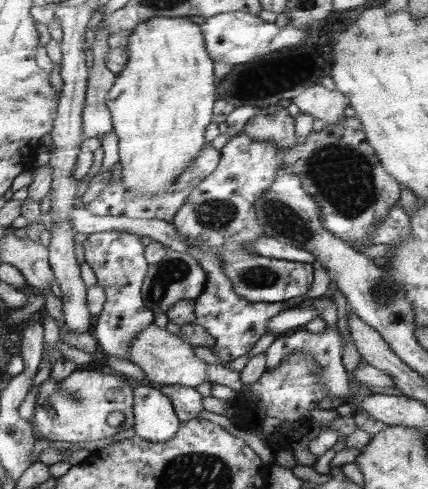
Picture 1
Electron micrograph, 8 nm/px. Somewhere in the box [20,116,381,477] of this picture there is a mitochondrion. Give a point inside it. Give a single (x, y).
(283, 219)

